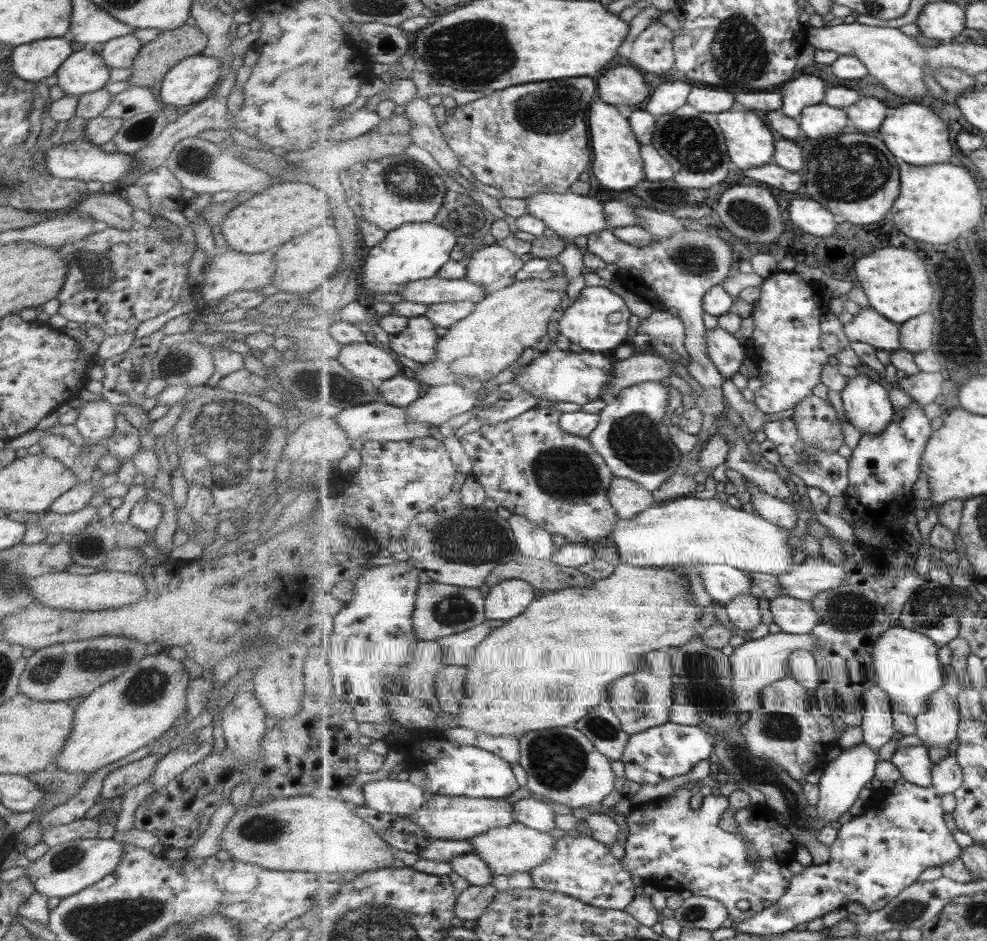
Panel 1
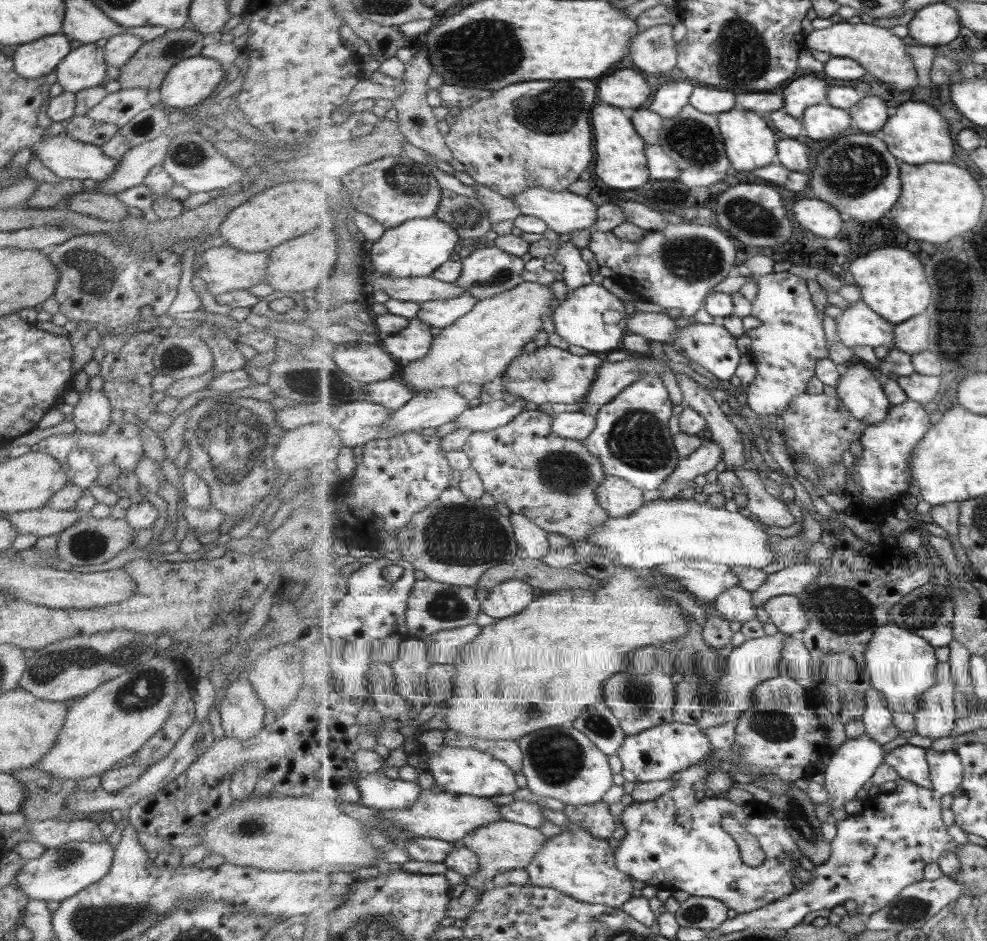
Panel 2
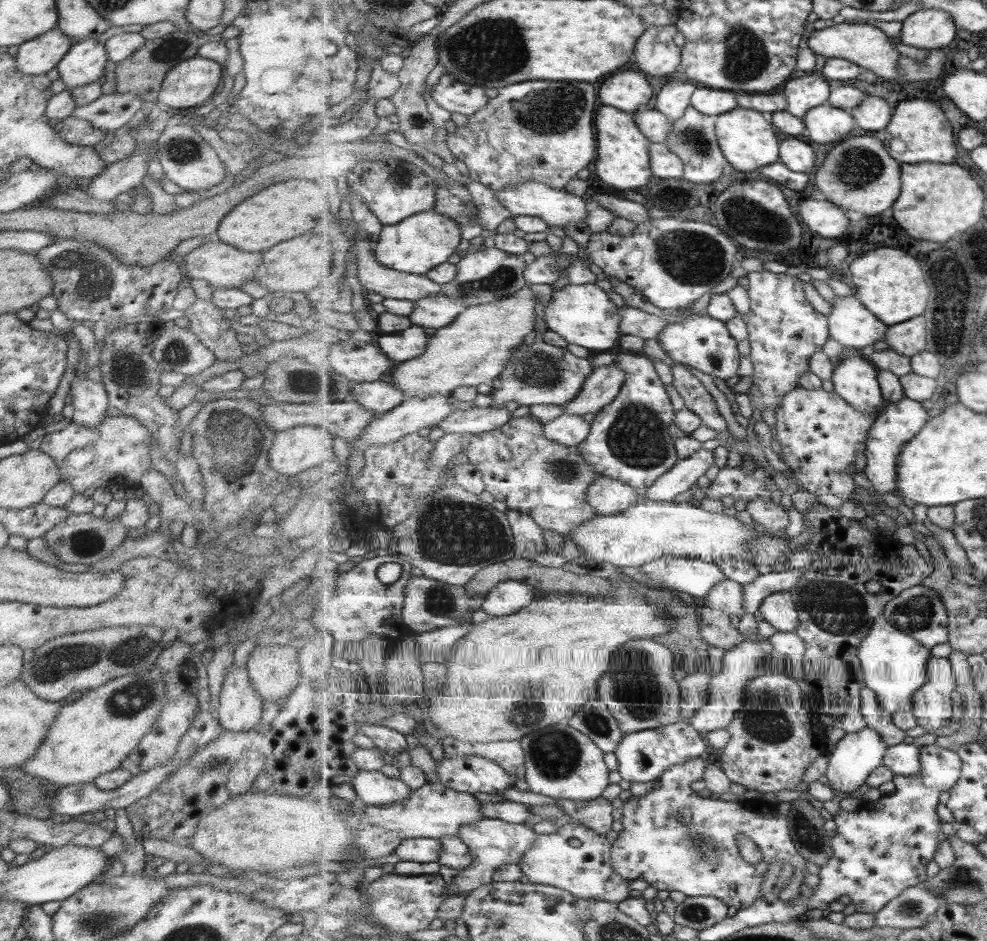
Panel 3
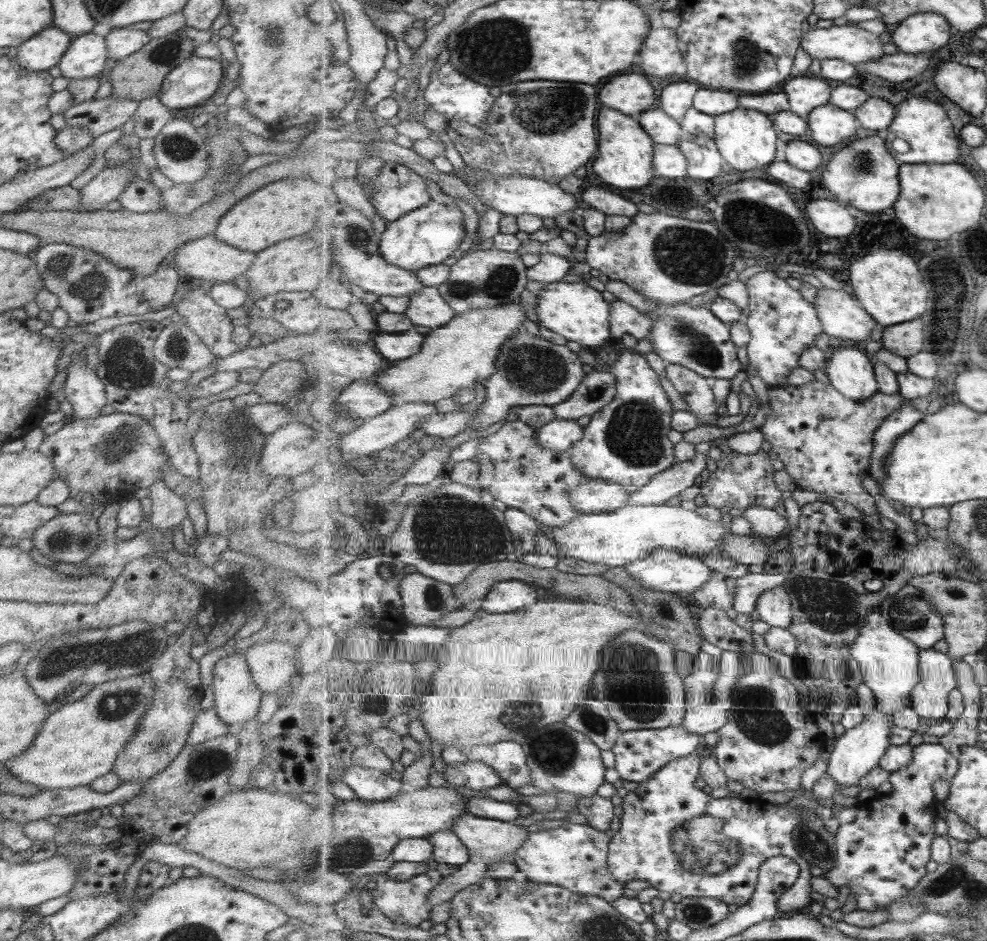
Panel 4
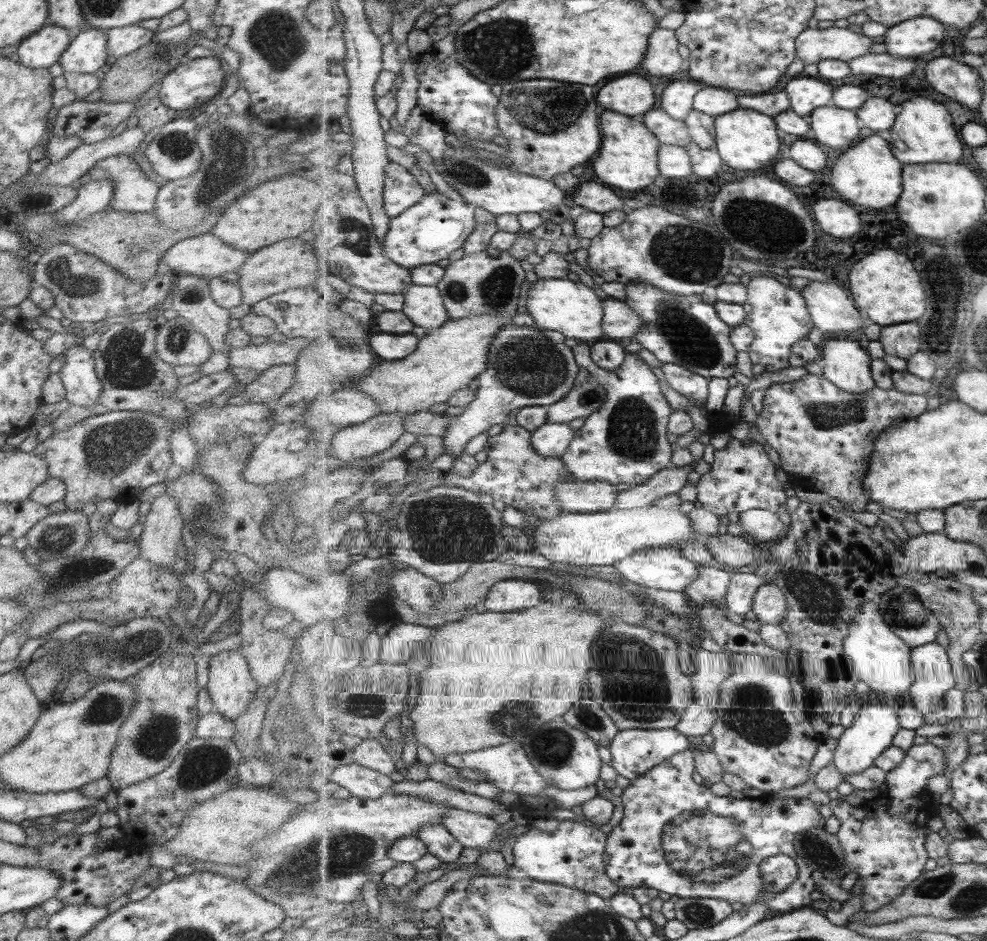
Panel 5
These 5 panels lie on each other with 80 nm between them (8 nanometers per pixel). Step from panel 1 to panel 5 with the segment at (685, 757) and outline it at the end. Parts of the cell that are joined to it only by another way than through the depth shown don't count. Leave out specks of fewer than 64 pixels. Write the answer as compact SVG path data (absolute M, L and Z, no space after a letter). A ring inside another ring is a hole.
M676 728L661 730L627 729L619 731L610 744L612 759L609 762L614 770L630 781L647 774L655 766L670 759L674 754L693 748L695 739L685 736Z

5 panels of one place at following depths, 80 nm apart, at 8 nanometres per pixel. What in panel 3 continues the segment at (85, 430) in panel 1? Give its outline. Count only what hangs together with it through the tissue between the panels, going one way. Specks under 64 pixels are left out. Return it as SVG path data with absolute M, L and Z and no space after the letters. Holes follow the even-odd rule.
M74 375L68 394L71 396L73 423L92 427L107 416L108 398L103 383L93 381L87 375Z

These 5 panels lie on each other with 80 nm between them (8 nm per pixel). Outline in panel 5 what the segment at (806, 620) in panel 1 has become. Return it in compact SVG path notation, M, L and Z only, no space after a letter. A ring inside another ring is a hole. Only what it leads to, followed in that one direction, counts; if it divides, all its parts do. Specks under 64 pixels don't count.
M774 583L756 592L752 612L761 624L780 624L787 616L787 597Z

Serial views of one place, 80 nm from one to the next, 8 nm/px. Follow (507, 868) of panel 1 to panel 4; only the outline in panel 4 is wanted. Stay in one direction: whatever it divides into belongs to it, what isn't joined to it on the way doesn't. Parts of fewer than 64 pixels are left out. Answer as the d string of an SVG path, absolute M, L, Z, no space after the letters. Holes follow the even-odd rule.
M463 813L461 816L458 816L458 819L455 822L455 828L452 828L451 831L455 832L469 849L470 860L463 866L458 867L453 874L443 877L441 882L431 890L430 904L433 907L450 902L462 888L487 879L486 874L490 864L493 864L495 861L508 860L509 854L512 854L510 857L513 857L514 852L525 844L530 835L526 828L515 826L515 824L509 822L502 822L501 820L478 817L471 813Z

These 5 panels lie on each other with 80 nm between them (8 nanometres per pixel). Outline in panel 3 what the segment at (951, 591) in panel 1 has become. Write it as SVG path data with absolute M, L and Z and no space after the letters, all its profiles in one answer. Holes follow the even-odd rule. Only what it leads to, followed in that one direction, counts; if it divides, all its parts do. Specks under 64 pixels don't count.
M913 586L913 588L907 589L900 596L891 600L882 616L886 617L901 632L906 632L909 636L915 637L915 640L929 649L937 646L937 644L945 644L949 640L949 613L947 613L941 597L935 593L935 590L925 586Z

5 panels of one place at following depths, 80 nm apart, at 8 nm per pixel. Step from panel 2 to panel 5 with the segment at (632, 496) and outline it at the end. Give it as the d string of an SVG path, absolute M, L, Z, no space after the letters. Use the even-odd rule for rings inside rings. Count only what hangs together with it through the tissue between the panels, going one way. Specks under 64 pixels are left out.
M572 480L556 484L556 499L567 513L593 514L614 508L620 491L615 484L603 480Z

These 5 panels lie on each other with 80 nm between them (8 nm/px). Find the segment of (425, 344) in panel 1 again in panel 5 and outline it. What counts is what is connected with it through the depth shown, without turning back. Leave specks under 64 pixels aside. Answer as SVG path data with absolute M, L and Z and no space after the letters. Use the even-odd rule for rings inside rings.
M377 333L367 337L375 355L385 361L403 360L414 354L421 340L412 333Z

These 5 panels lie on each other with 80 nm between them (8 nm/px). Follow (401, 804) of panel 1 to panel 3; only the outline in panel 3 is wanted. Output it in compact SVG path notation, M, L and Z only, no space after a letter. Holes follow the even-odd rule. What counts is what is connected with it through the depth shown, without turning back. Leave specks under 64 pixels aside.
M359 769L352 780L359 803L365 805L395 804L410 797L410 788L400 778L389 778L380 771Z

